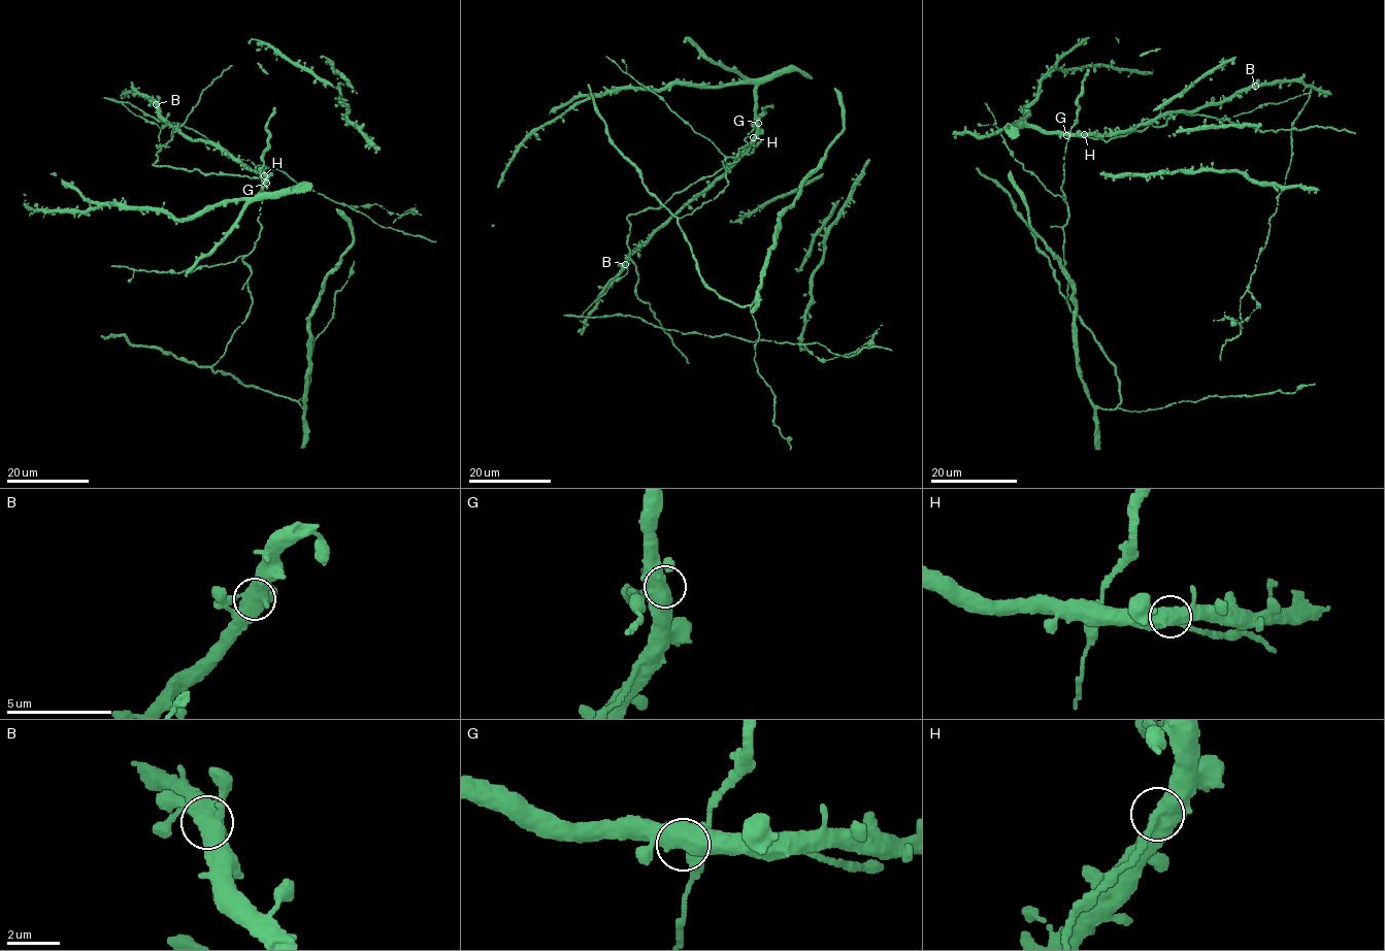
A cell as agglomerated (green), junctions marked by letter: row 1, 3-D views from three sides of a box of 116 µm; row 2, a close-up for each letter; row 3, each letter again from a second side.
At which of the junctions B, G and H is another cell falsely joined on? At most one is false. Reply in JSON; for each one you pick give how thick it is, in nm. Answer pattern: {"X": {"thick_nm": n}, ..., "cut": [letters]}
{"H": {"thick_nm": 480}, "cut": ["H"]}

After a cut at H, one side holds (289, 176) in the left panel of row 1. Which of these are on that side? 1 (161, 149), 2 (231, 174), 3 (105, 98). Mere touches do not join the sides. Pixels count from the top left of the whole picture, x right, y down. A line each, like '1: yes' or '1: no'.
1: yes
2: yes
3: yes

